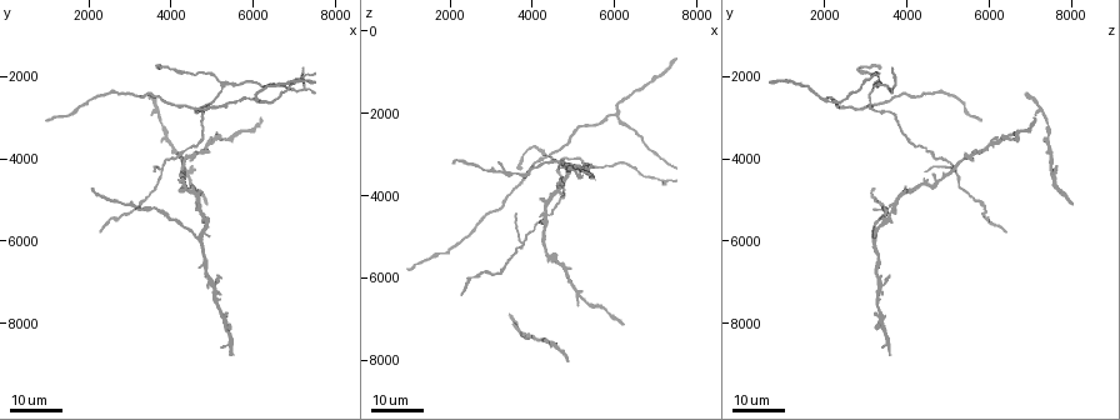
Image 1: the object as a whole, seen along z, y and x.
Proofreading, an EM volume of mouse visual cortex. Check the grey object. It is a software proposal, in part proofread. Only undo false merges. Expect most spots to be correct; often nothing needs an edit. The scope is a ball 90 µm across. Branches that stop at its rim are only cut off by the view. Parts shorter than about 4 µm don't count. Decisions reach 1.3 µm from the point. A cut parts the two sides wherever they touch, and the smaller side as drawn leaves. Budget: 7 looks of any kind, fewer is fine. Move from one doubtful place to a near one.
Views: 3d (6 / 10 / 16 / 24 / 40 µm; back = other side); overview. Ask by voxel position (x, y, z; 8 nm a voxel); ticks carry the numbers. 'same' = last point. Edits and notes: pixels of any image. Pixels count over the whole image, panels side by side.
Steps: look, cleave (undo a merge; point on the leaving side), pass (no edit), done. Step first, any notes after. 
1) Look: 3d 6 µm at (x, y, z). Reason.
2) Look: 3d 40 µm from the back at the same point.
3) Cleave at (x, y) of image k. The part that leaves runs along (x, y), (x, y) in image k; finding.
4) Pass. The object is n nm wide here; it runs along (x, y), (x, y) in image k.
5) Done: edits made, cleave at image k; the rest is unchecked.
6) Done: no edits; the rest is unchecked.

Look: 3d 16 µm at (4600, 2800, 2900). Three-way junction.

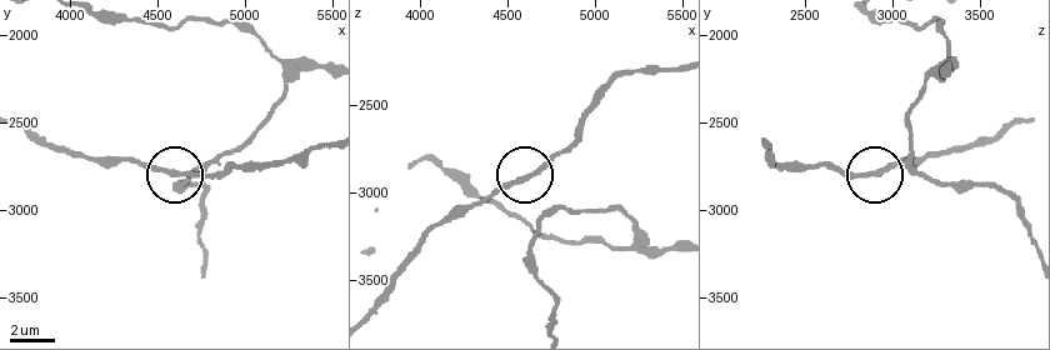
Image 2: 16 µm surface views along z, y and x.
Look: 3d 10 µm at (4620, 2800, 2920).

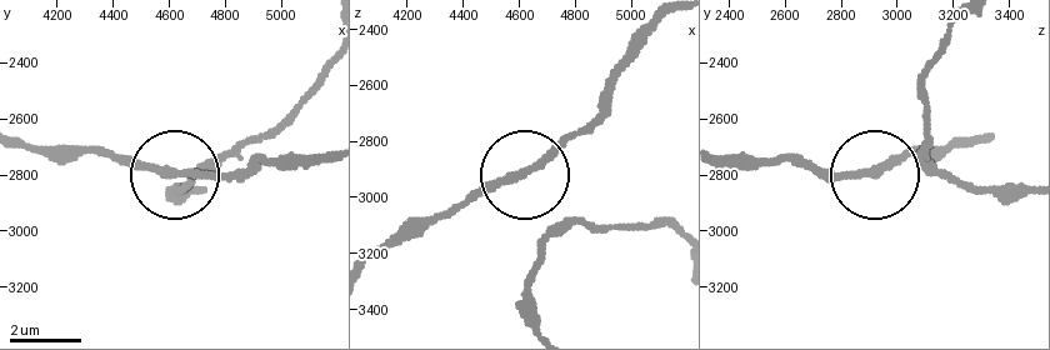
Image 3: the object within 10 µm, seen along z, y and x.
Pass. The object is 170 nm wide here; continuous, no second neuron.

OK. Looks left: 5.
Look: 3d 16 µm at (6000, 2550, 2050). Three arms meet.

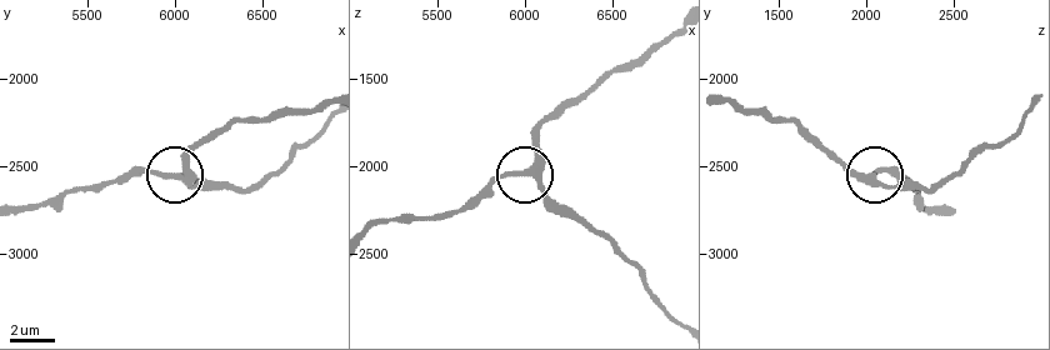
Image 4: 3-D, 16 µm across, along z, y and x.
Look: 3d 6 µm at (6080, 2600, 2040). Closer look.

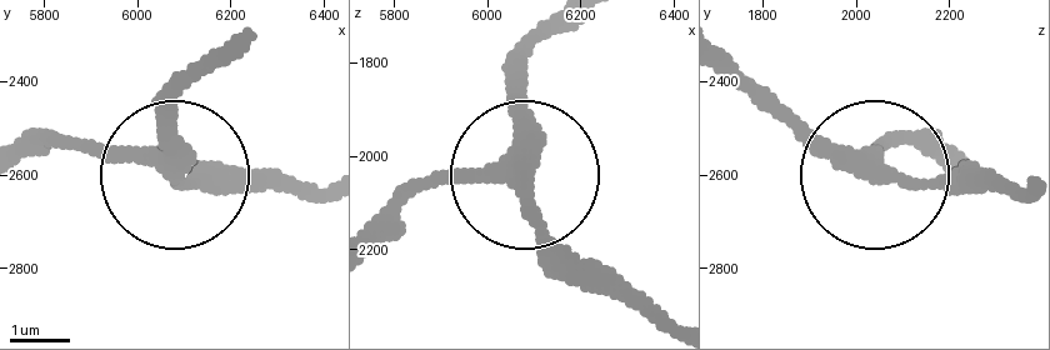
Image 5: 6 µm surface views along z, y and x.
Pass. 3 arms meet here; it runs along (378, 235), (438, 185), (523, 170), (528, 46) in image 5; one neuron here.

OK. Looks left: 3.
Look: 3d 24 µm at (7200, 2250, 3700). Calibre changes.

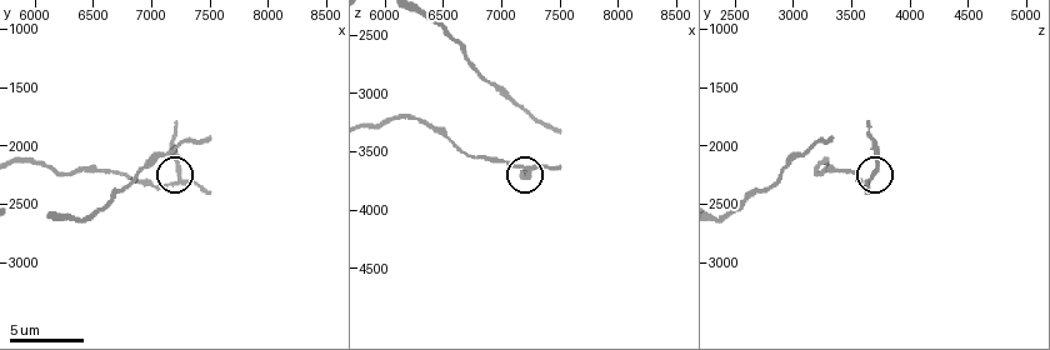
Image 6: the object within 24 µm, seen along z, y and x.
Look: 3d 10 µm at (7220, 2300, 3660).

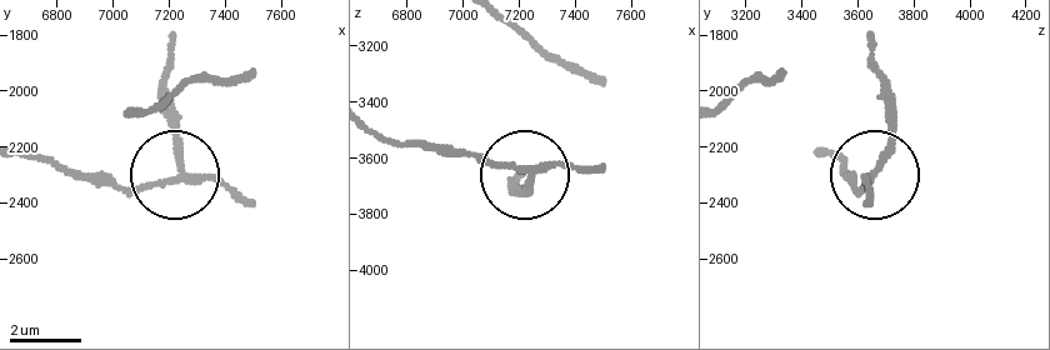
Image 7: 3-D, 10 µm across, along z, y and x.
Pass. One neuron here.

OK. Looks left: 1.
Done: no edits; the rest is unchecked.

